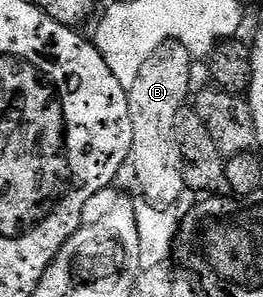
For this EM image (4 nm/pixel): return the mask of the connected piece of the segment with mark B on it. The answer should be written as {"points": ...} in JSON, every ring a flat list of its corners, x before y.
{"points":[[160,45,157,52,143,63,143,67,139,67,139,75,135,75,135,83,127,91,133,132,131,169,133,165,137,185,141,188,140,196,158,207,176,206,181,193,186,192,181,174,183,157,180,152,173,153,173,148,177,145,177,116,184,105,186,108,190,96,189,76,193,73,193,65,194,58,181,45]]}

